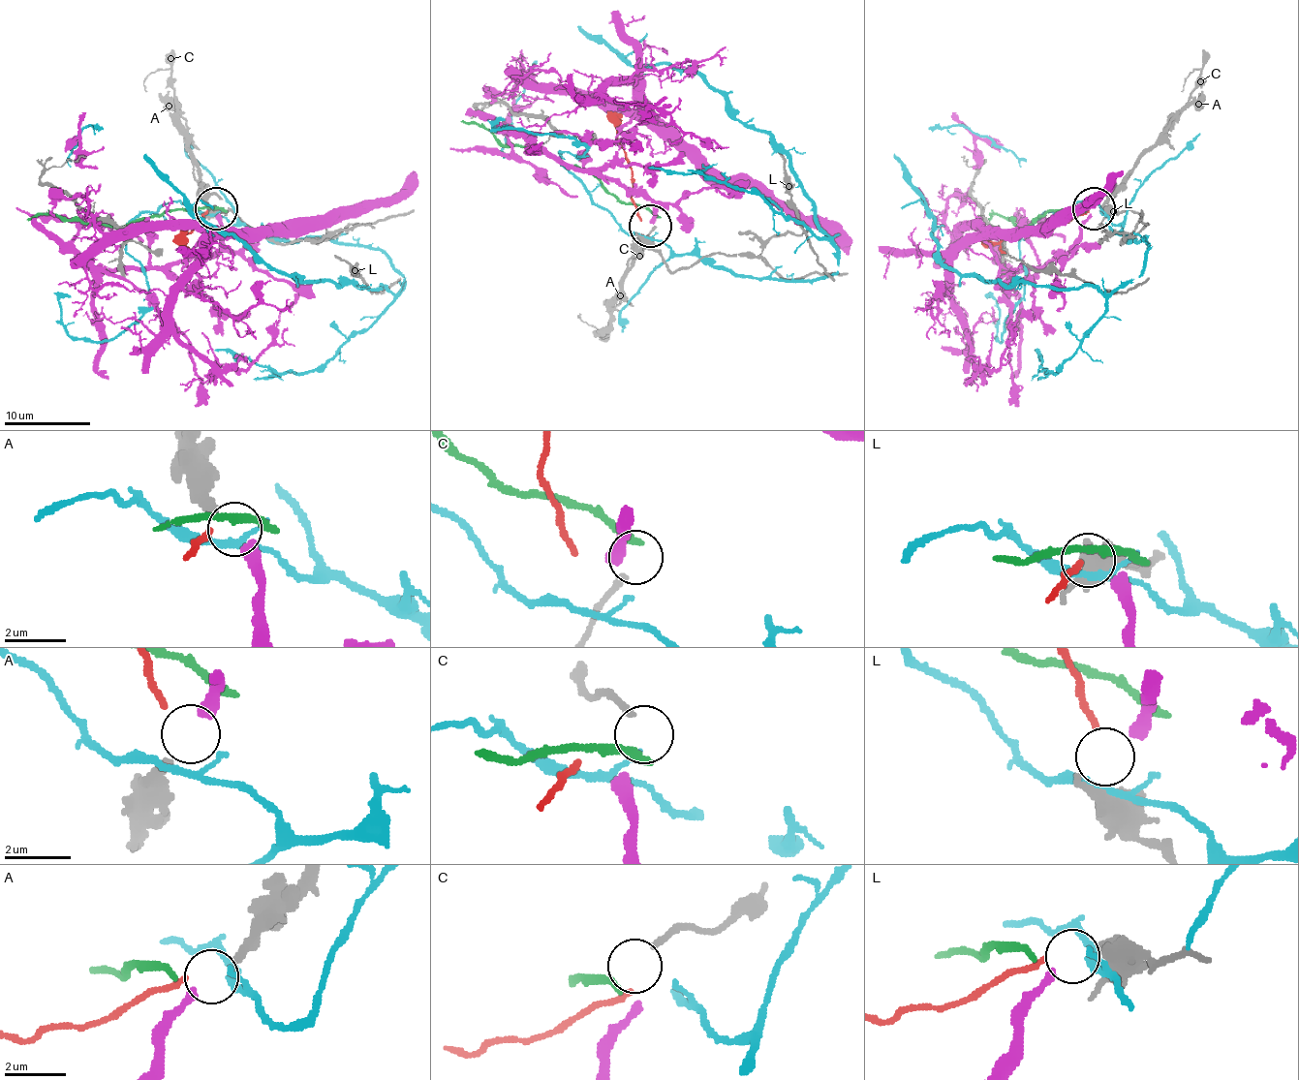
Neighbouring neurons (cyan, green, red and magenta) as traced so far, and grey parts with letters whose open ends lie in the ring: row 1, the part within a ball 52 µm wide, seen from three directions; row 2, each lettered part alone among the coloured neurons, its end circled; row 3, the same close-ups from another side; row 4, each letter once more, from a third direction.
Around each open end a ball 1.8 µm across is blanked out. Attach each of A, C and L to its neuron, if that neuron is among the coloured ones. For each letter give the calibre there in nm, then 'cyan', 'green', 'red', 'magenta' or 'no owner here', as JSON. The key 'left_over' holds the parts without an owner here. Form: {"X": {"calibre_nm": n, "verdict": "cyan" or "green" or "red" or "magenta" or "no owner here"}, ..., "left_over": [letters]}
{"A": {"calibre_nm": 320, "verdict": "magenta"}, "C": {"calibre_nm": 200, "verdict": "no owner here"}, "L": {"calibre_nm": 700, "verdict": "red"}, "left_over": ["C"]}

